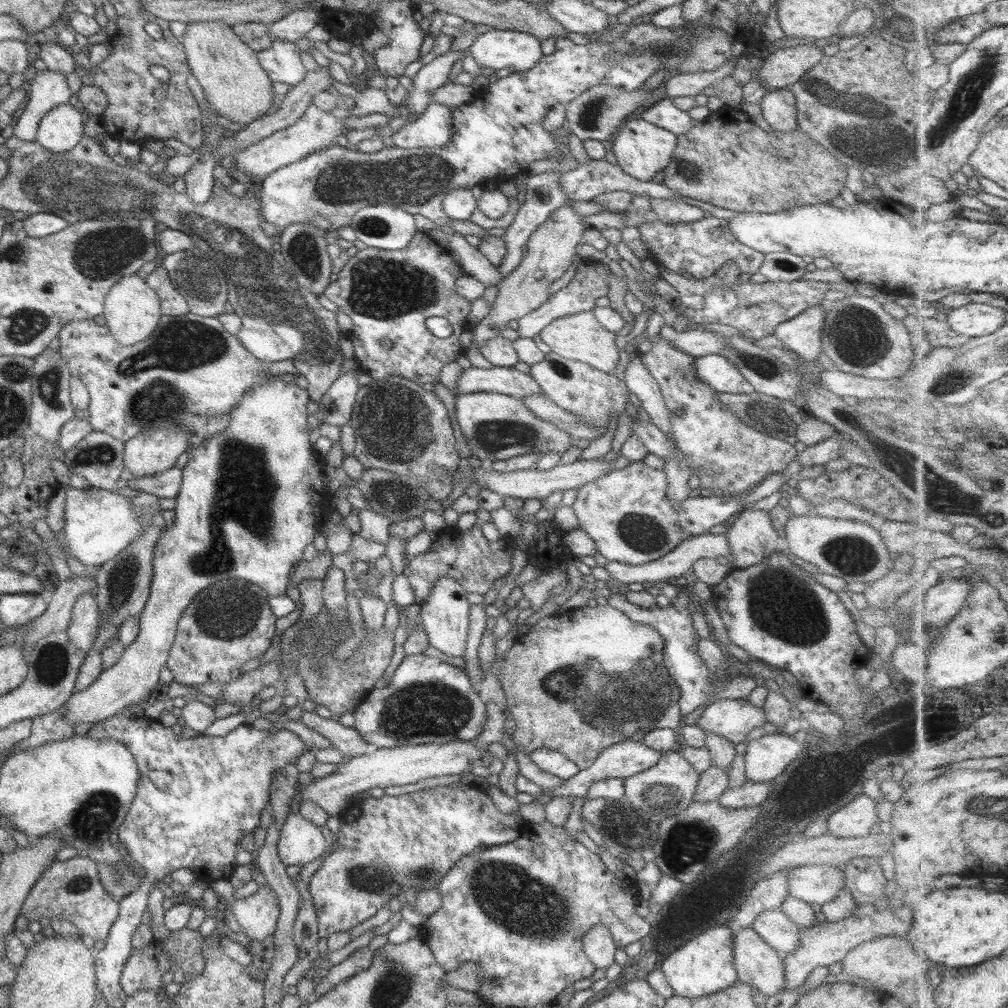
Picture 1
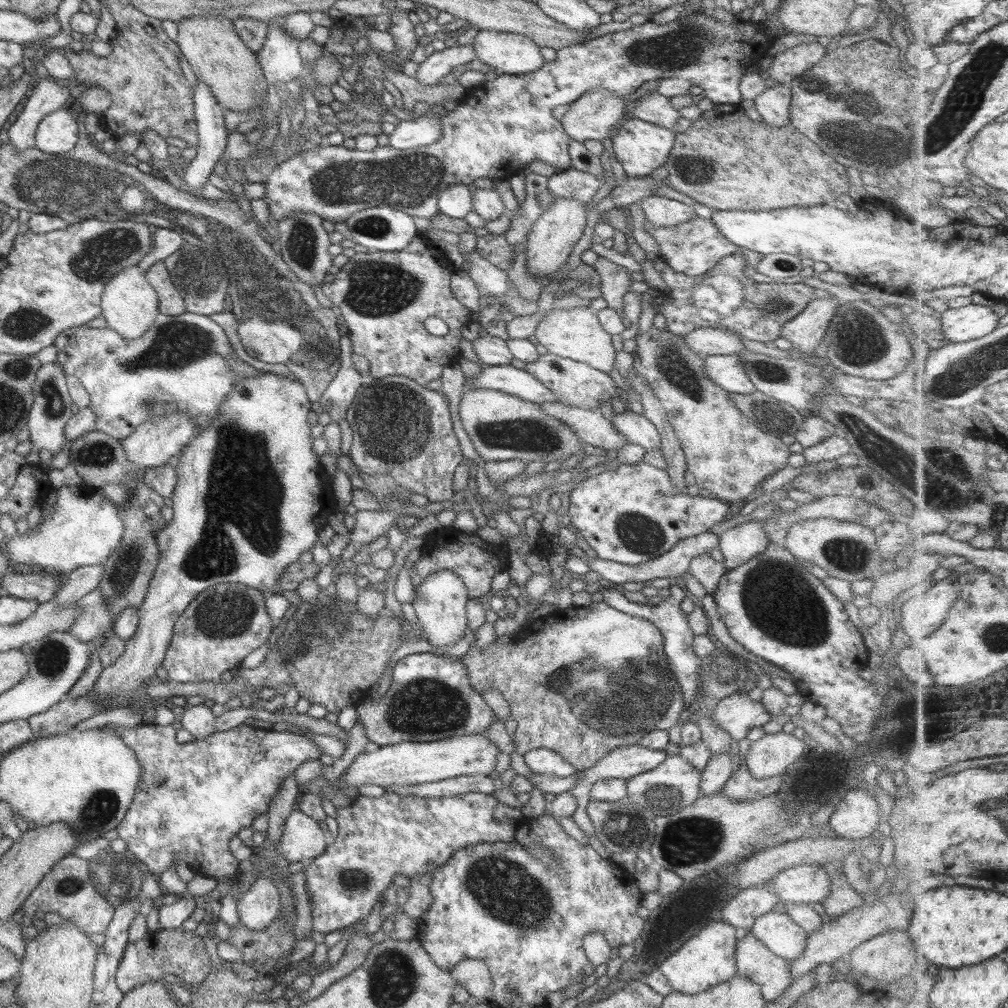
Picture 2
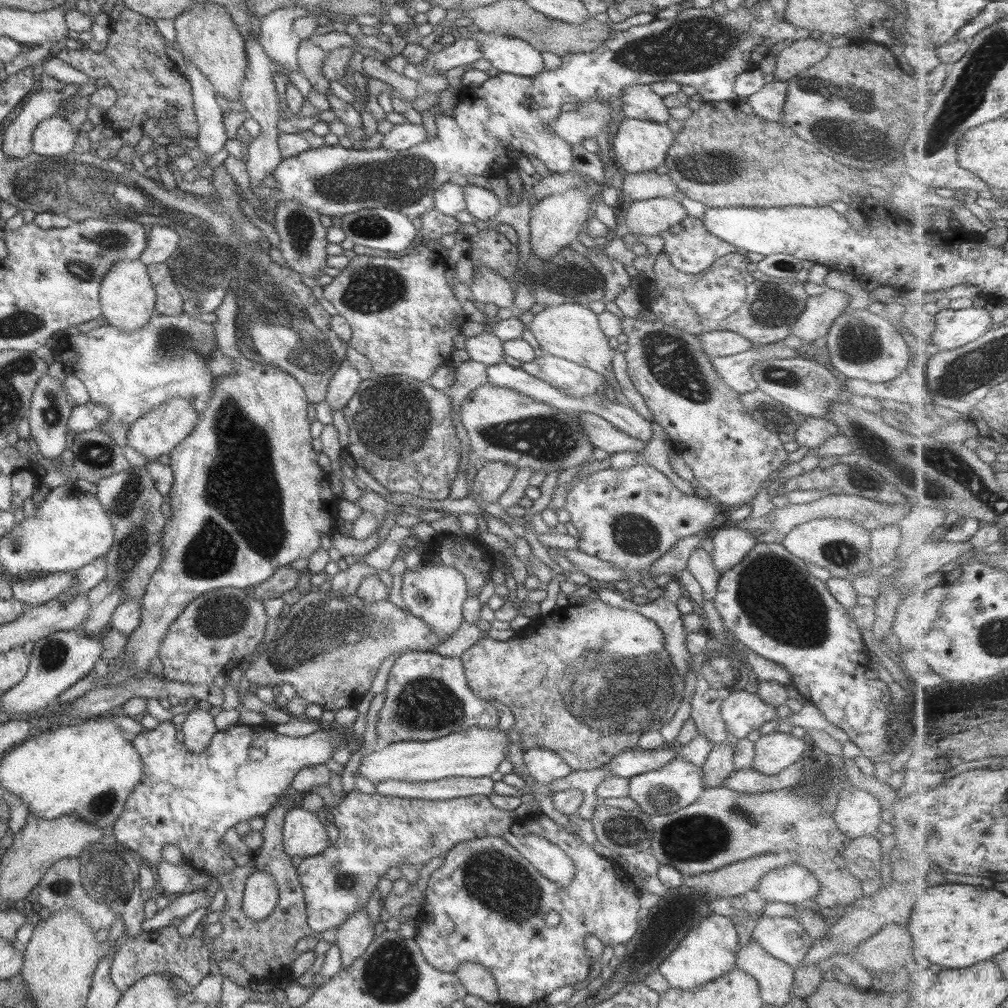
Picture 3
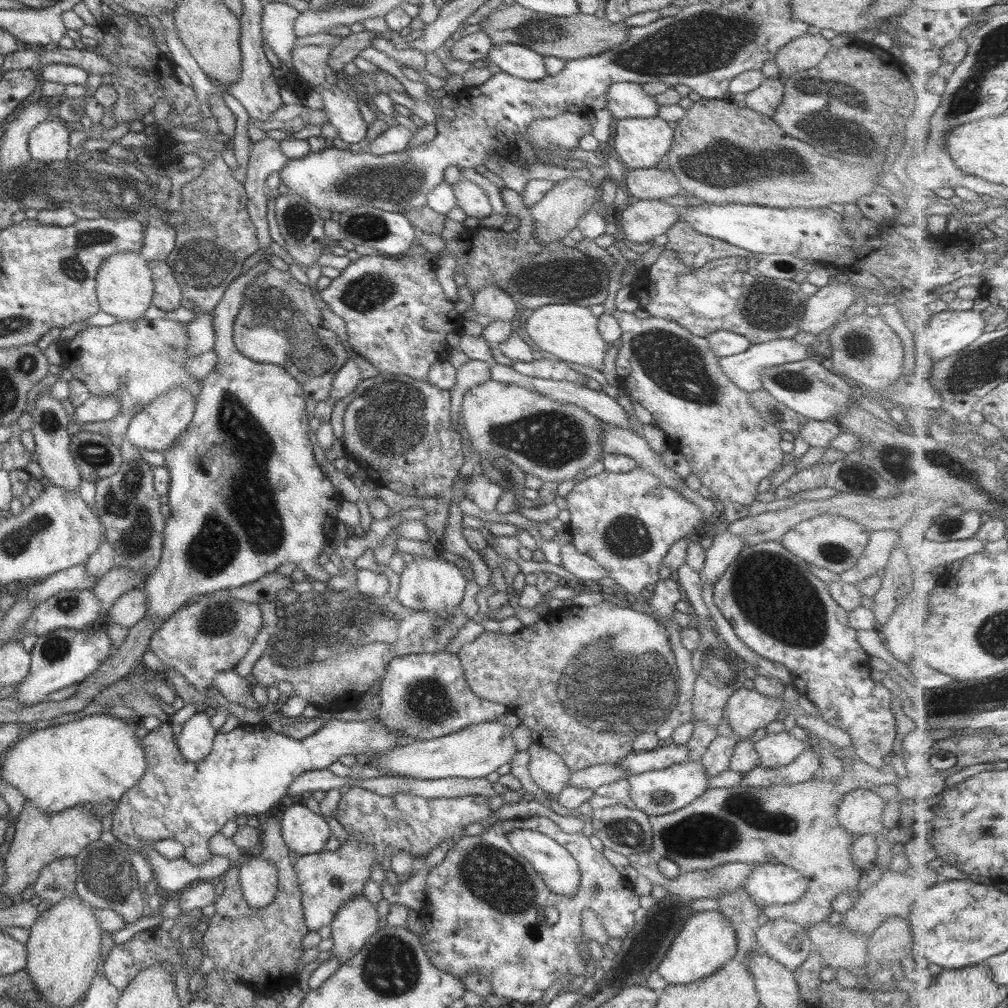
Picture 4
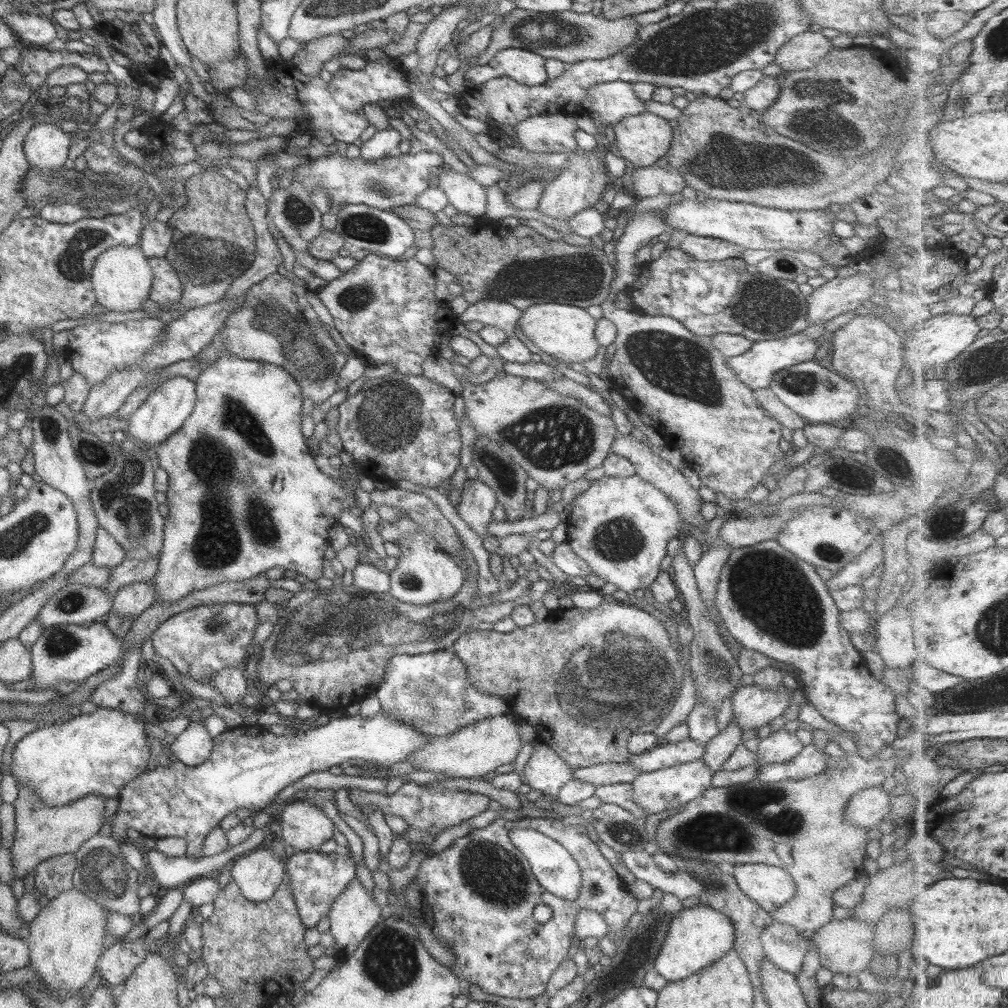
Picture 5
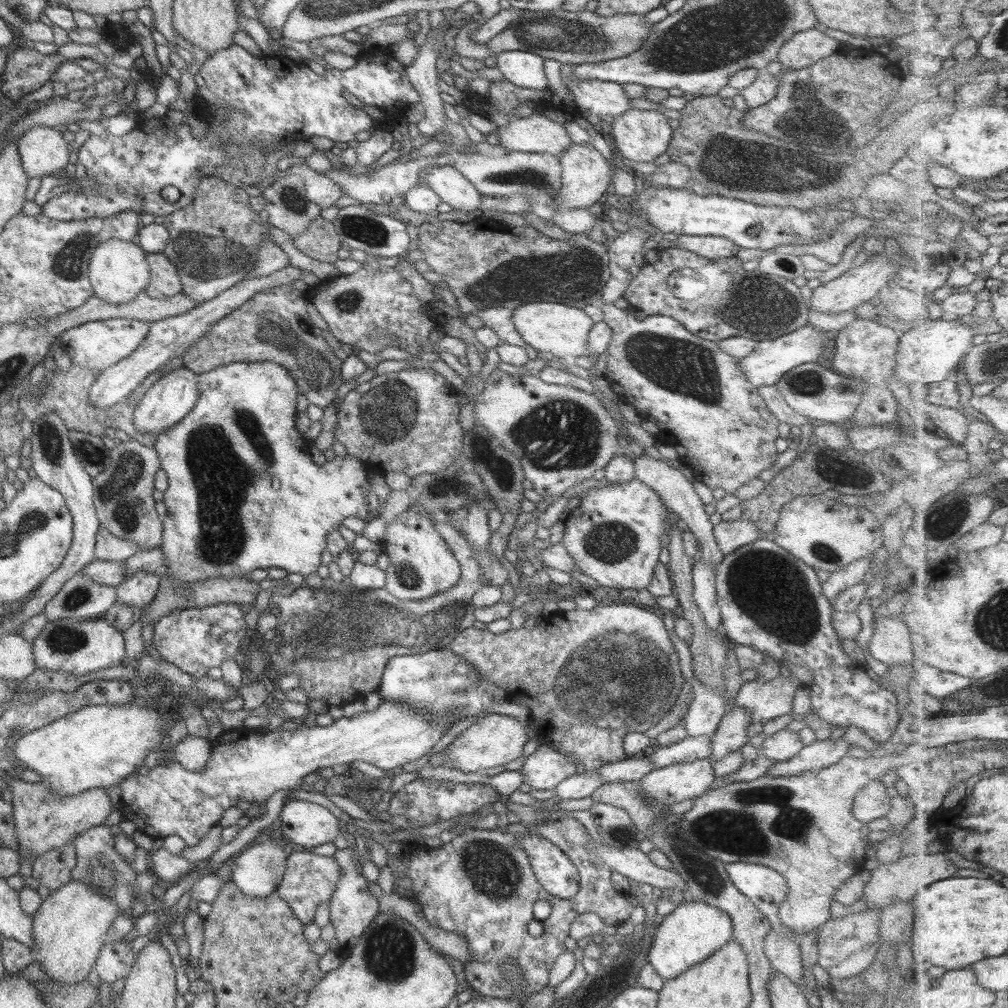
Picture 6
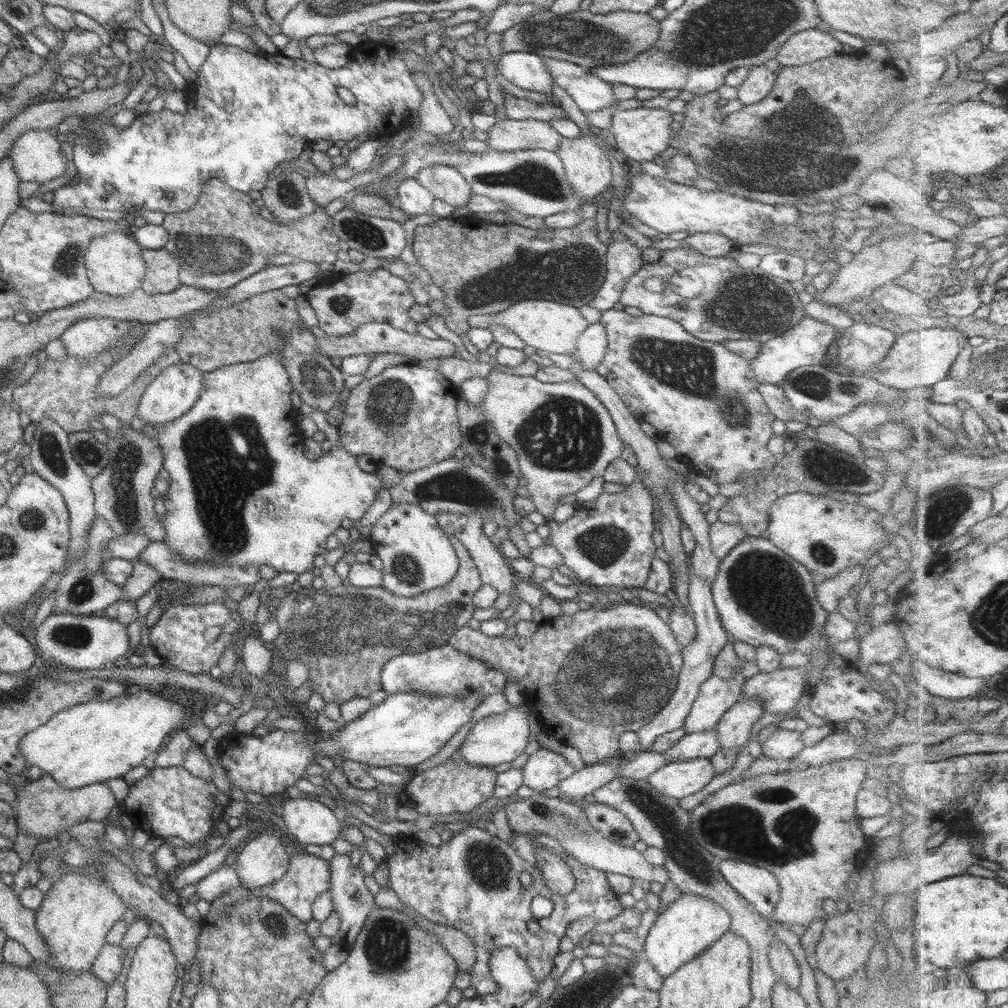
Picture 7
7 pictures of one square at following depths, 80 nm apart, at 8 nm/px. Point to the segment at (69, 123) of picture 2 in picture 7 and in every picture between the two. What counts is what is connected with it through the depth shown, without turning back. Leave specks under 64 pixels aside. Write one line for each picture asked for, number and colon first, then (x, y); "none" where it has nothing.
3: (52, 137)
4: (48, 141)
5: (45, 144)
6: (41, 150)
7: (36, 156)

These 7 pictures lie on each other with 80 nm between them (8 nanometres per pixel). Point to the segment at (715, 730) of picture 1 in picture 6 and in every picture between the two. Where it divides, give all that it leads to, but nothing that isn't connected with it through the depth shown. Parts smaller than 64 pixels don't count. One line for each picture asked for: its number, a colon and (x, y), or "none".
2: (736, 714)
3: (741, 712)
4: (746, 710)
5: (752, 707)
6: (764, 700)

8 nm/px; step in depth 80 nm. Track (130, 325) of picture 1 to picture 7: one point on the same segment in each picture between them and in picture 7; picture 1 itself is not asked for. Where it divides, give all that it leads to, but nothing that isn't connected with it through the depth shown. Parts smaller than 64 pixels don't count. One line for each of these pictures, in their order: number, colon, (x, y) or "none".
2: (128, 304)
3: (126, 299)
4: (123, 288)
5: (120, 277)
6: (117, 271)
7: (113, 266)

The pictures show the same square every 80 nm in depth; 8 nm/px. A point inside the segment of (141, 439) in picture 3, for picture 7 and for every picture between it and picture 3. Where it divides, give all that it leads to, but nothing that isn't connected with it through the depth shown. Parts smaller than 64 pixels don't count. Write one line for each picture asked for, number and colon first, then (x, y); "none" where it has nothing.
4: (154, 427)
5: (162, 413)
6: (171, 397)
7: (172, 393)

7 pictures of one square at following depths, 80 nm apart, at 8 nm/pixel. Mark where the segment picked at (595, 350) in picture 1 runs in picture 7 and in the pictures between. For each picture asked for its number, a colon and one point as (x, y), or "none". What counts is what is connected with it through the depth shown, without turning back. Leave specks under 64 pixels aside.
2: (575, 334)
3: (570, 331)
4: (566, 332)
5: (561, 331)
6: (556, 329)
7: (548, 326)

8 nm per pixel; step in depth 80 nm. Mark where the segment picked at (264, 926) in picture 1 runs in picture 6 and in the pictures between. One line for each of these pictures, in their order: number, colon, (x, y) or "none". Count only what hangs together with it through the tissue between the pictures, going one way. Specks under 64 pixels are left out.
2: (259, 904)
3: (260, 894)
4: (257, 879)
5: (258, 874)
6: (258, 868)

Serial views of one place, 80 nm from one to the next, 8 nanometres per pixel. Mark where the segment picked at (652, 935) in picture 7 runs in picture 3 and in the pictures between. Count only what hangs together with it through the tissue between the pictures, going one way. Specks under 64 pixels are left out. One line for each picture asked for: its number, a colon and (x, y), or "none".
3: (708, 951)
4: (706, 941)
5: (697, 936)
6: (693, 931)

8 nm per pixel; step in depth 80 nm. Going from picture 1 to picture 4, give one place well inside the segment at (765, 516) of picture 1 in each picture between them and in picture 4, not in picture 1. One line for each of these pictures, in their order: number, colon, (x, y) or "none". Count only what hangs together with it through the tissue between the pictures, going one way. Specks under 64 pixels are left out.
2: (737, 545)
3: (730, 545)
4: (724, 548)

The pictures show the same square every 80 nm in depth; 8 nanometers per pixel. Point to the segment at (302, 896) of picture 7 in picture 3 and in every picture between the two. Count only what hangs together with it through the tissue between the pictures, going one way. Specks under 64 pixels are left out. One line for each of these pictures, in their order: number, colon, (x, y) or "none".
3: (375, 832)
4: (375, 825)
5: (315, 879)
6: (307, 880)

